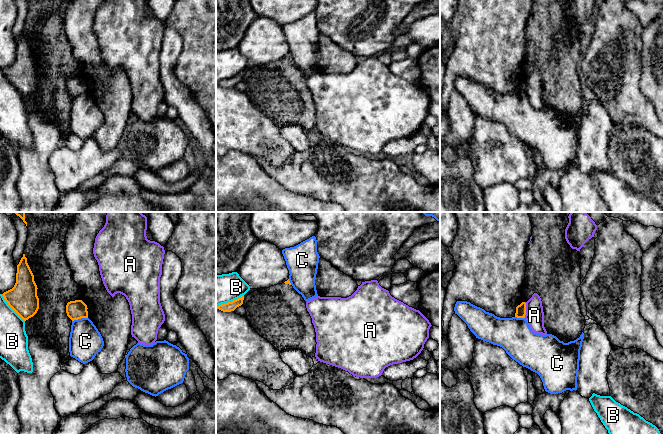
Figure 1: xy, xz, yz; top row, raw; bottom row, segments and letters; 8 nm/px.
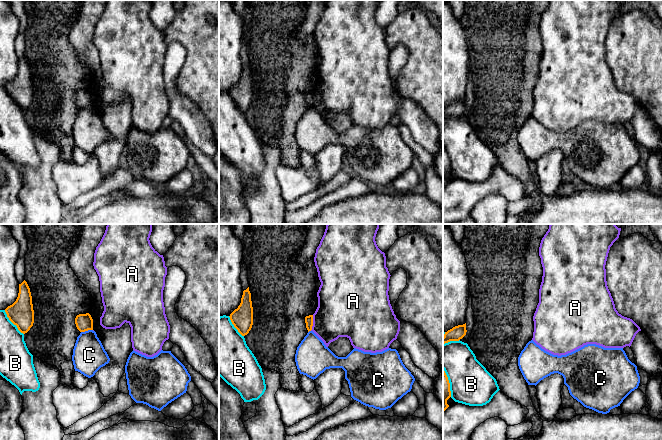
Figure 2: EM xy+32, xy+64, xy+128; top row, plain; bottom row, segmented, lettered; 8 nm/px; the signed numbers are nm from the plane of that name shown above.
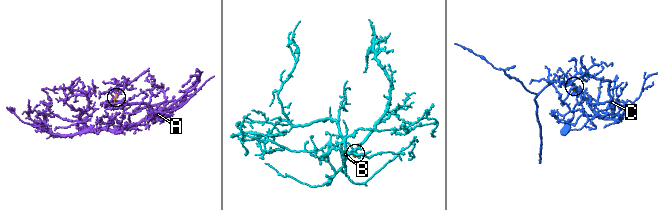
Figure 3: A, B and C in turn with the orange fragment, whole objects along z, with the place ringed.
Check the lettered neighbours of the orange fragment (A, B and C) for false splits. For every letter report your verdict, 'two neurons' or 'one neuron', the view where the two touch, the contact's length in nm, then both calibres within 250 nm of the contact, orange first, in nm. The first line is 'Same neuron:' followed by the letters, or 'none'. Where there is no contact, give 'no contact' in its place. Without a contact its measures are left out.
Same neuron: none
A: two neurons | yz | 130 nm | 80/140 nm
B: two neurons | xy | 300 nm | 240/220 nm
C: two neurons | xy | 130 nm | 150/260 nm

